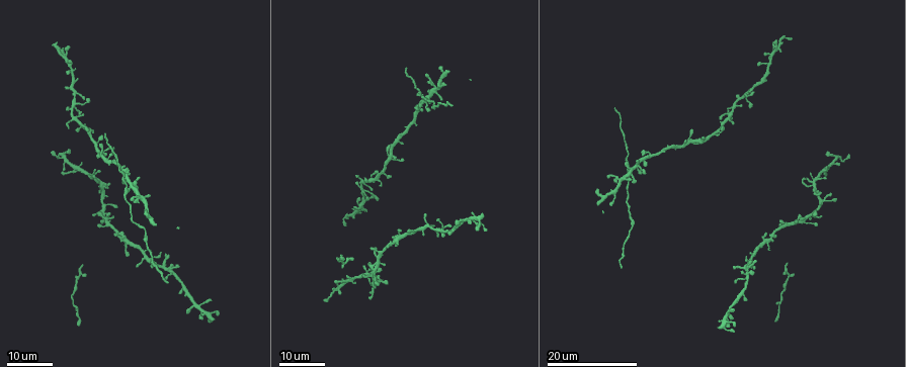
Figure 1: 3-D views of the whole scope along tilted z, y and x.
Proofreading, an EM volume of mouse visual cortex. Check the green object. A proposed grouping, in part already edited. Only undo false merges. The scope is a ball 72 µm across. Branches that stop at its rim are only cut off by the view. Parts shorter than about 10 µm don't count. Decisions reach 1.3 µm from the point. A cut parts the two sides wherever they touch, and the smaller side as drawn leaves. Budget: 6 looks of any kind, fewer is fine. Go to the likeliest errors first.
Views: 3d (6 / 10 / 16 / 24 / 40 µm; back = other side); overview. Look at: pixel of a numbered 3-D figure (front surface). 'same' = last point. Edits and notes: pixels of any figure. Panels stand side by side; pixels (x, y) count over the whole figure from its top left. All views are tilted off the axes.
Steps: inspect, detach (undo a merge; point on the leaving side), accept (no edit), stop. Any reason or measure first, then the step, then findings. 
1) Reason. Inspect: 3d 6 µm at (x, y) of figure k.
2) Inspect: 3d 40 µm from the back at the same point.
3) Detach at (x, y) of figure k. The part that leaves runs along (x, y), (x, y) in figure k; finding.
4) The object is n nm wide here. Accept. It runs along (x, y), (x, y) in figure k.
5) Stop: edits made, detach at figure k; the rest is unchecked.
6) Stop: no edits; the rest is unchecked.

Two arms in line, one across. Inspect: 3d 16 µm at (377, 255) of figure 1.

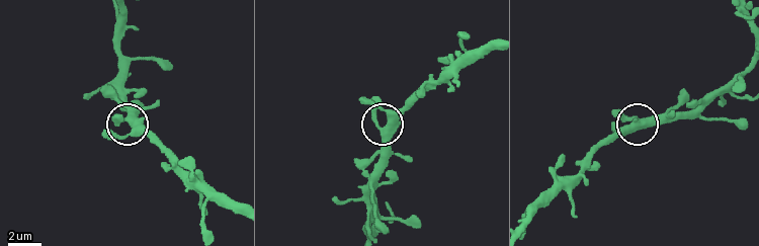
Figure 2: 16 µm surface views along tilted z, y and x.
Zoom in. Inspect: 3d 10 µm at (128, 117) of figure 2.

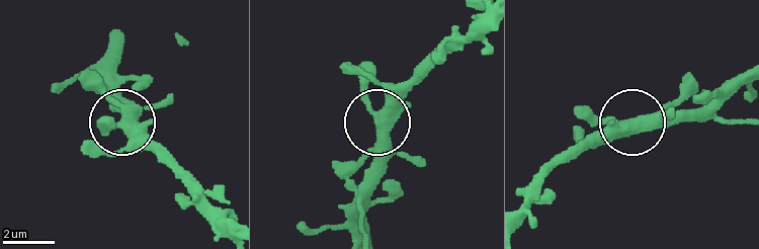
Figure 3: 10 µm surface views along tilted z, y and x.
The object is 360 nm wide here. Accept. It runs along (110, 43), (107, 69), (127, 108), (123, 121), (87, 153) in figure 3; one cell here.

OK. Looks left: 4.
Side arm on a straight run. Inspect: 3d 16 µm at (812, 184) of figure 1.

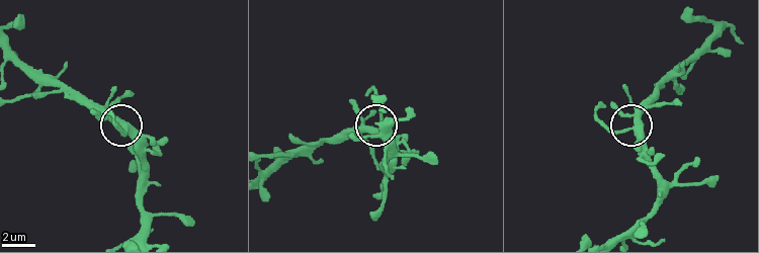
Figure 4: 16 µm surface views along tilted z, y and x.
Inspect: 3d 10 µm at (637, 130) of figure 4.

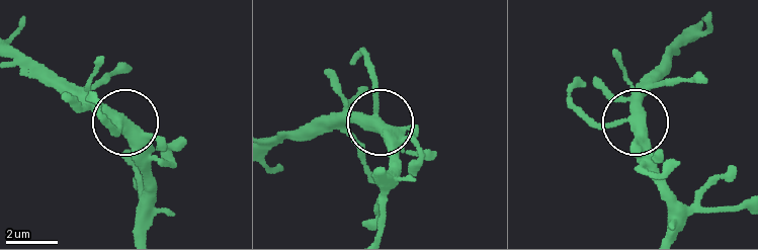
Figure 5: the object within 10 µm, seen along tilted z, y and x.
The object is 350 nm wide here. Accept. All the same cell.

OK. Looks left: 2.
Four or more arms meet. Inspect: 3d 24 µm at (361, 190) of figure 1.

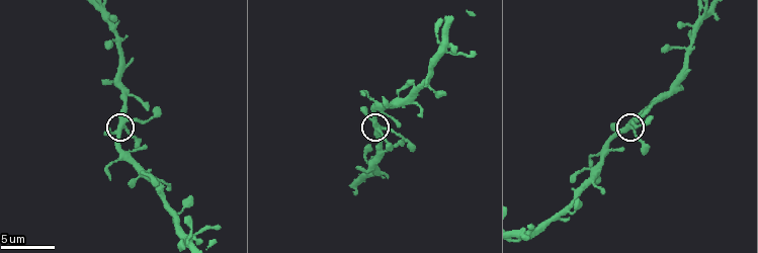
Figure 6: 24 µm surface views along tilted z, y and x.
Inspect: 3d 6 µm at (630, 125) of figure 6.

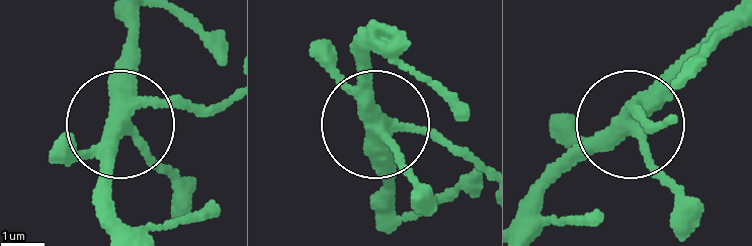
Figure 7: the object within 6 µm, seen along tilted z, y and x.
5 arms meet here. Accept. All the same cell.

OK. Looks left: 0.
Stop: no edits; the rest is unchecked.

